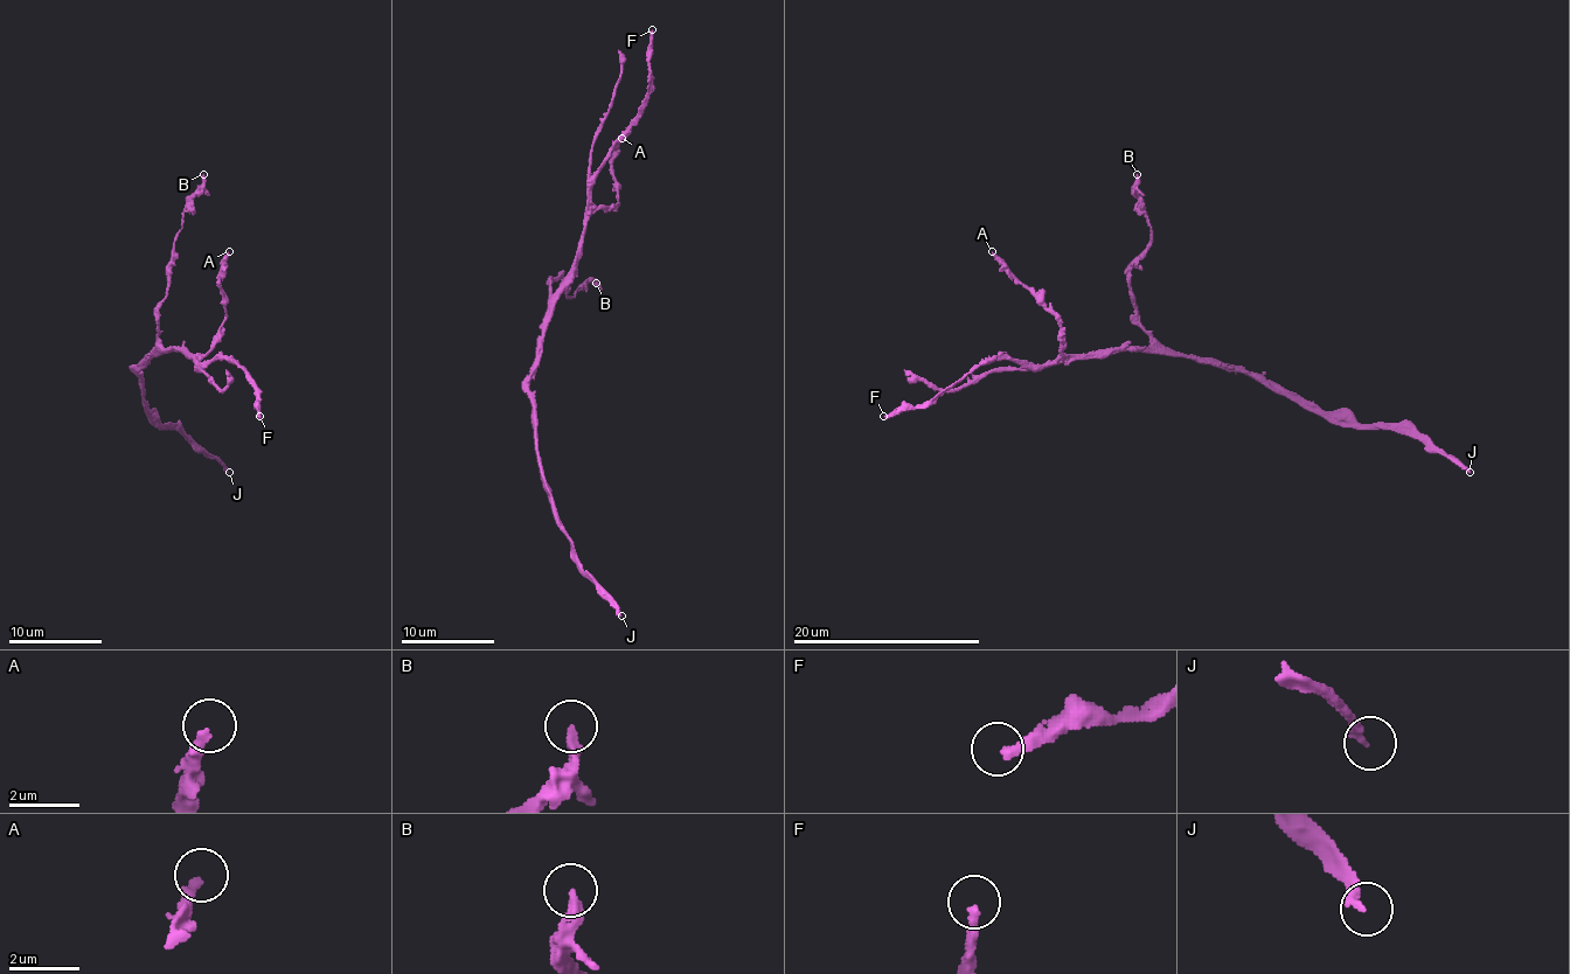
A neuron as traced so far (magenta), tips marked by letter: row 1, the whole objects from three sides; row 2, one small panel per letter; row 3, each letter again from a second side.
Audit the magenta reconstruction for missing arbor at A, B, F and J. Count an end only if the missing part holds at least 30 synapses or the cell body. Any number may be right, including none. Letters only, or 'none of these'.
none of these

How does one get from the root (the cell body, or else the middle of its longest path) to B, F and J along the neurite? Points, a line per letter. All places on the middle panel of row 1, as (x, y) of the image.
B: (543, 327), (553, 280), (560, 276), (569, 297), (574, 297), (578, 287), (596, 283)
F: (543, 327), (553, 294), (567, 280), (578, 248), (594, 175), (645, 99), (650, 83), (652, 29)
J: (543, 327), (539, 362), (529, 381), (541, 481), (555, 507), (562, 533), (571, 543), (576, 566), (622, 616)

